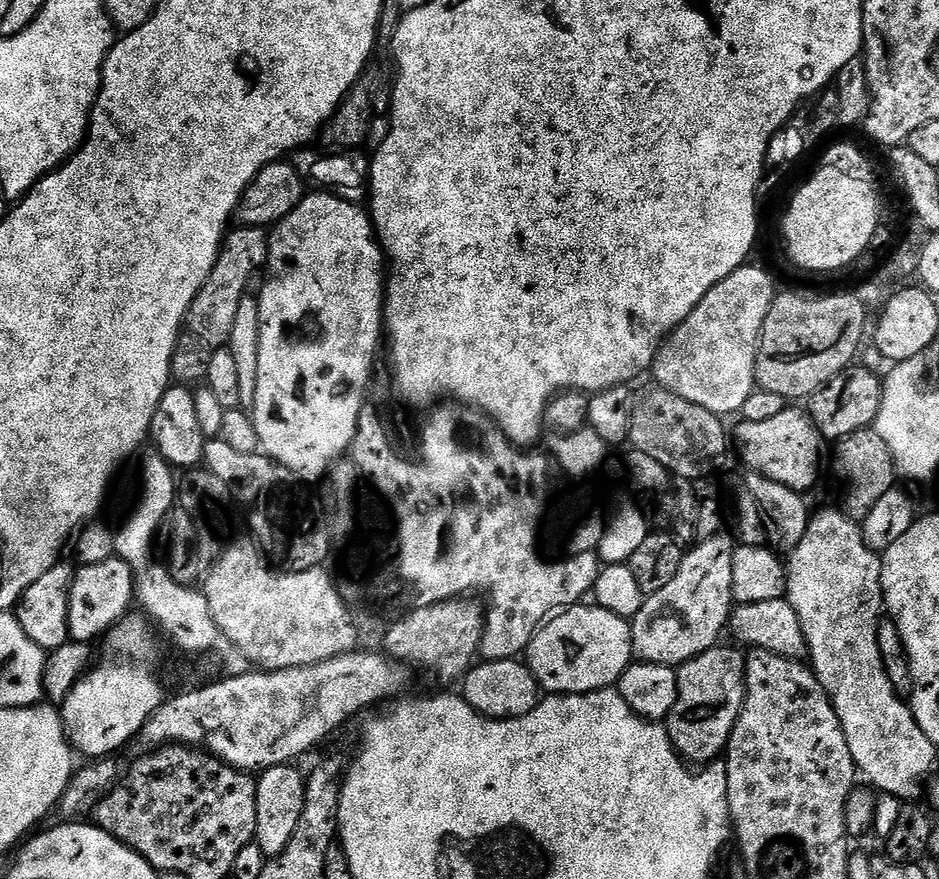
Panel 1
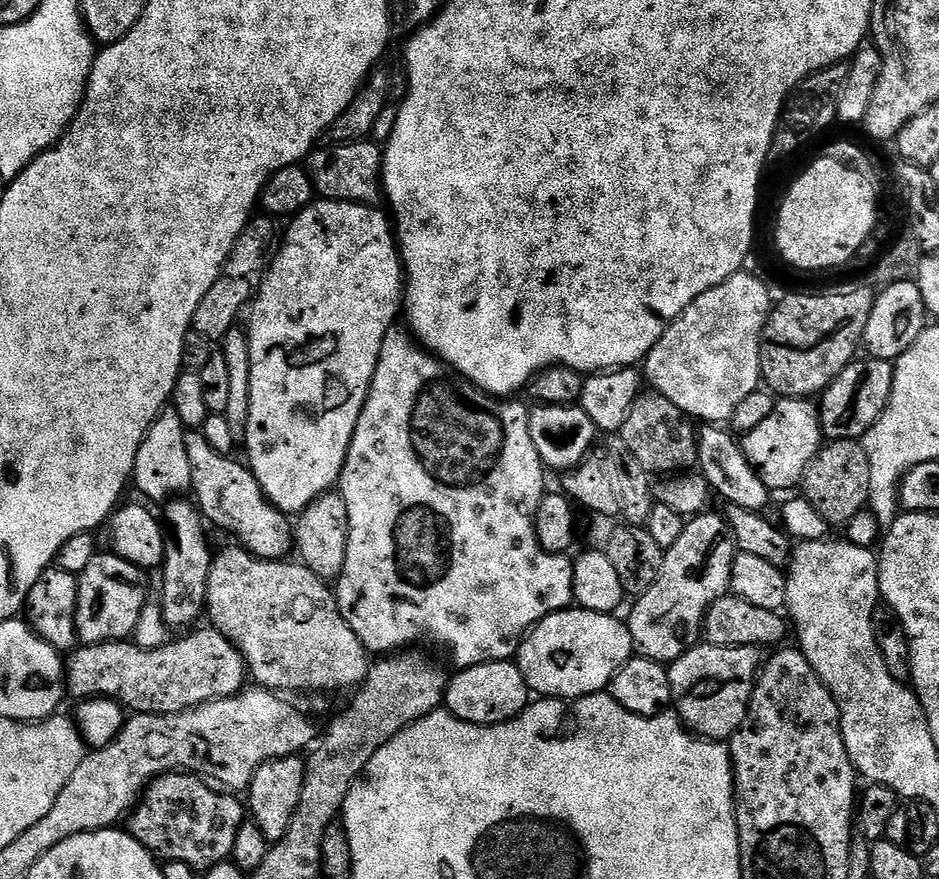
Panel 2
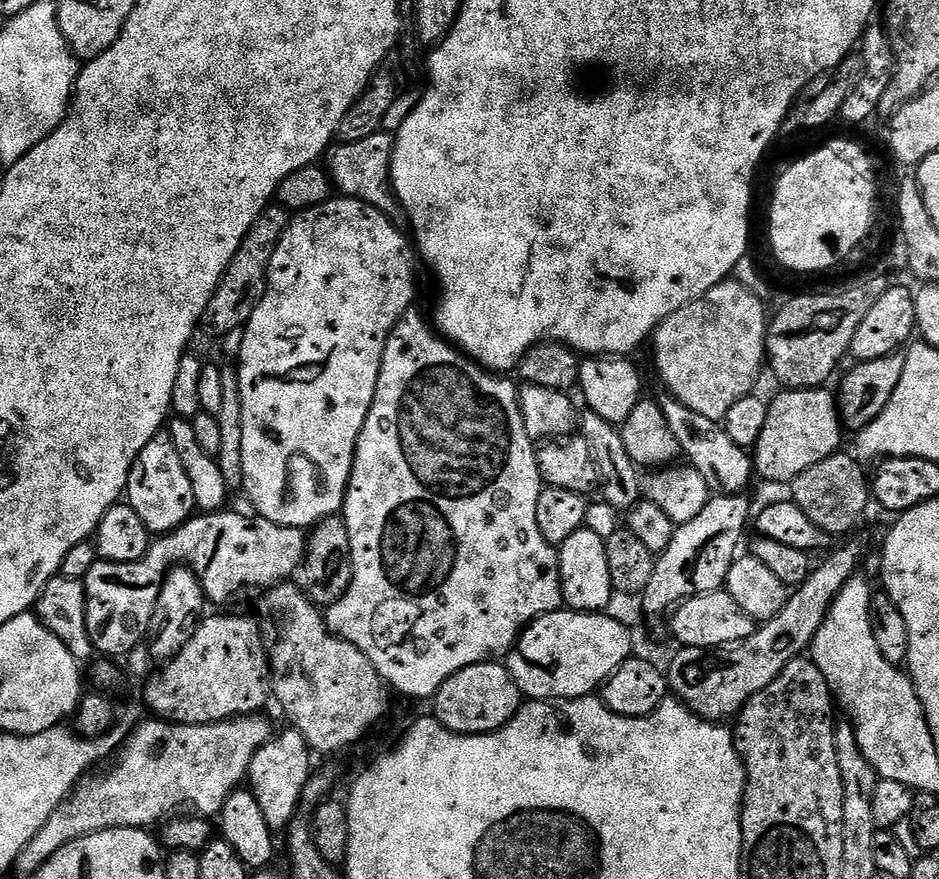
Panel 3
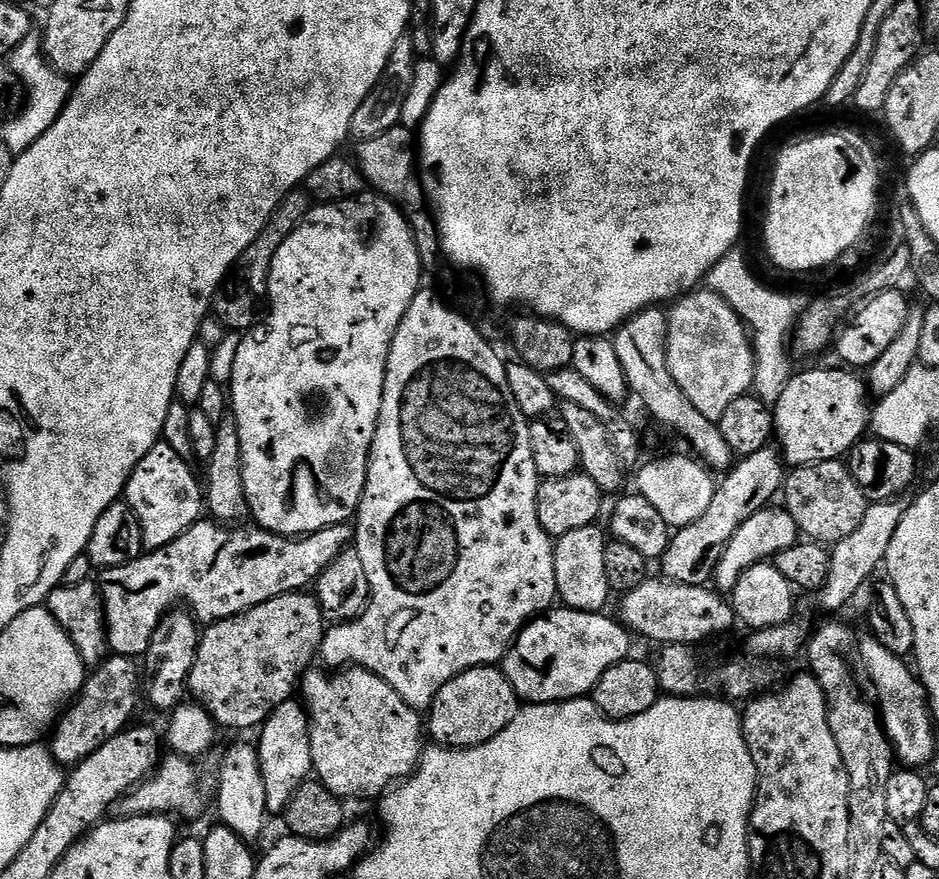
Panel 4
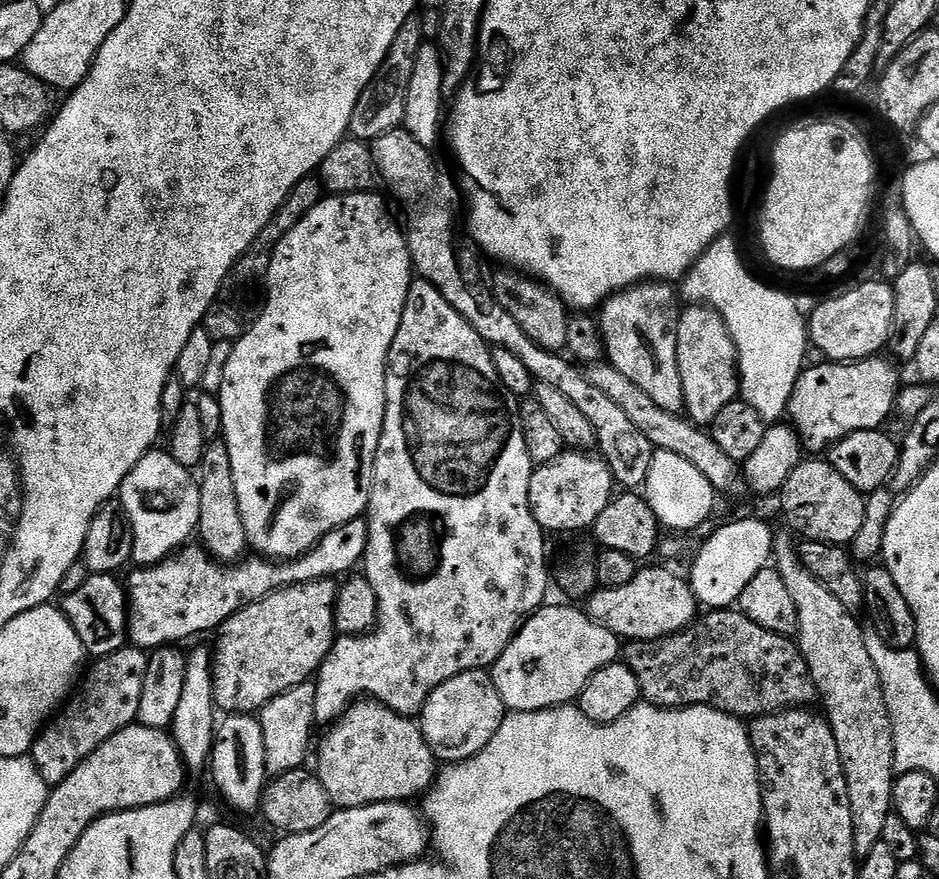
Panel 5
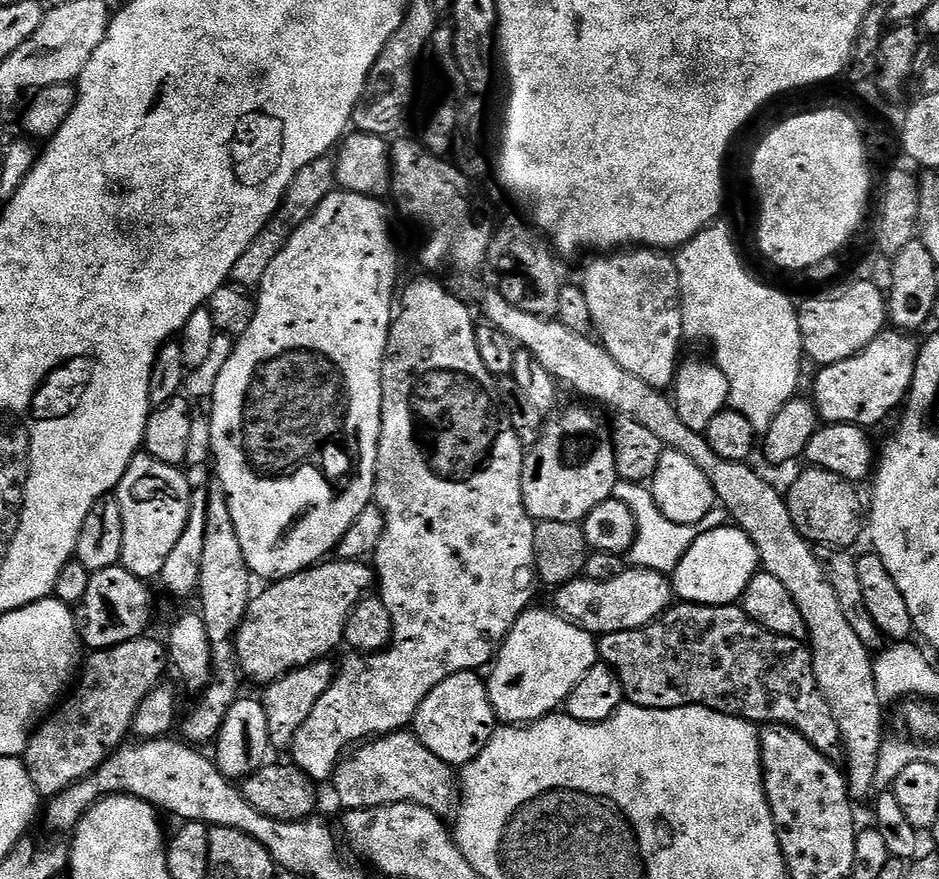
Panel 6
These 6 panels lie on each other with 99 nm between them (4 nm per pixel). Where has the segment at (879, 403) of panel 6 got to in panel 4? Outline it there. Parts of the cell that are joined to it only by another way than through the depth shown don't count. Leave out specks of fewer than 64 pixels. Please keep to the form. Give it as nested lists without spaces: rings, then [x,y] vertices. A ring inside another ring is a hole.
[[[839,367],[797,371],[786,382],[774,406],[774,440],[785,465],[801,468],[823,460],[839,460],[865,439],[872,418],[868,385],[861,377],[860,380],[856,377],[859,375],[855,371]]]

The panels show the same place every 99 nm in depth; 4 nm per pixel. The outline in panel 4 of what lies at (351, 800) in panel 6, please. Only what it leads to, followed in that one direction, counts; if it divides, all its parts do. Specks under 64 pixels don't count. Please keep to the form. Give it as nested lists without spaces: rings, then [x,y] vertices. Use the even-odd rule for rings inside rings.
[[[349,666],[343,670],[314,672],[314,670],[308,670],[302,677],[302,692],[304,688],[304,696],[302,695],[303,703],[306,705],[309,714],[309,724],[311,730],[311,760],[313,765],[313,771],[317,776],[317,779],[327,789],[334,793],[341,800],[347,800],[347,798],[356,798],[360,794],[364,796],[376,796],[383,795],[392,785],[395,785],[398,781],[407,779],[408,776],[415,771],[415,768],[420,763],[420,755],[424,749],[424,722],[421,713],[412,707],[398,694],[398,690],[394,690],[394,686],[390,686],[382,678],[378,678],[378,674],[374,674],[370,670],[365,668],[357,668],[355,666]]]

